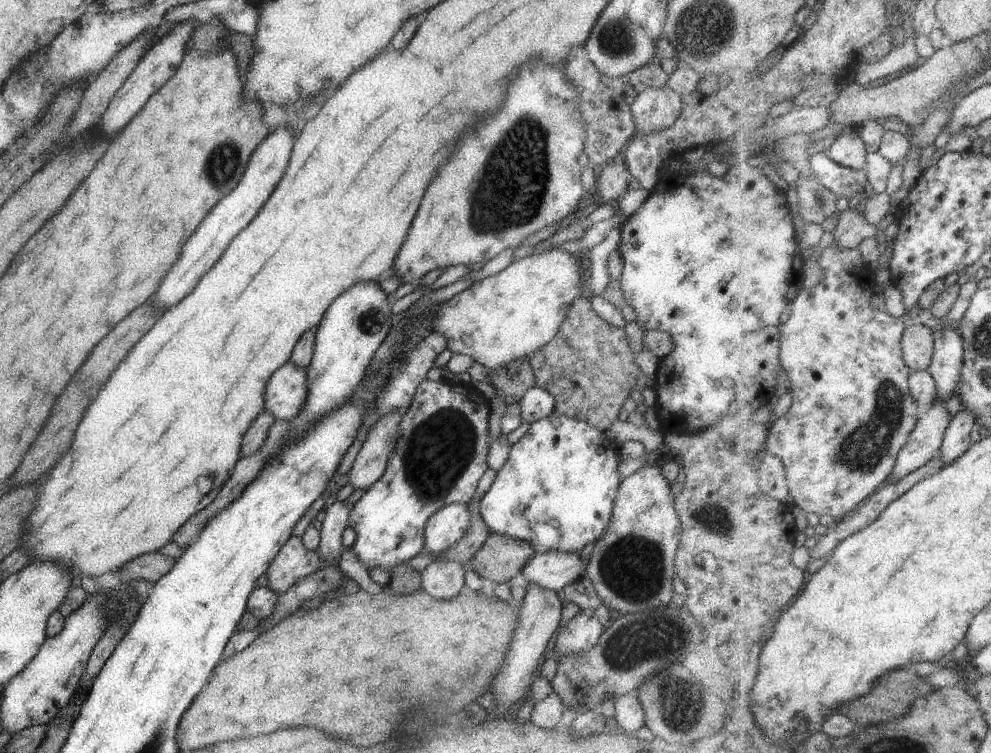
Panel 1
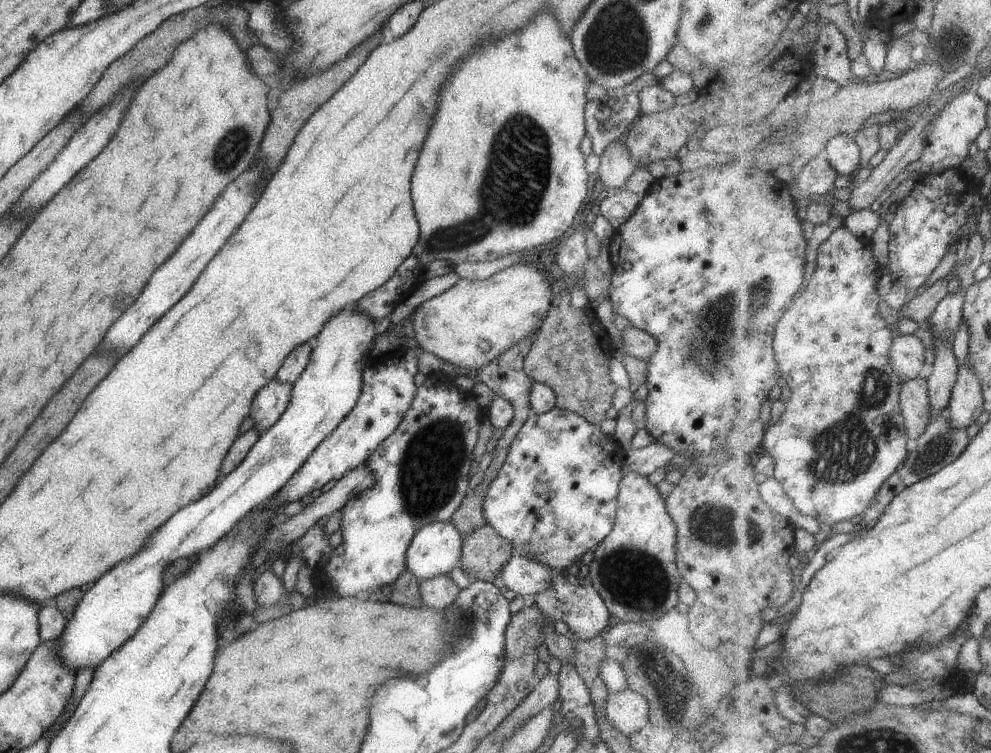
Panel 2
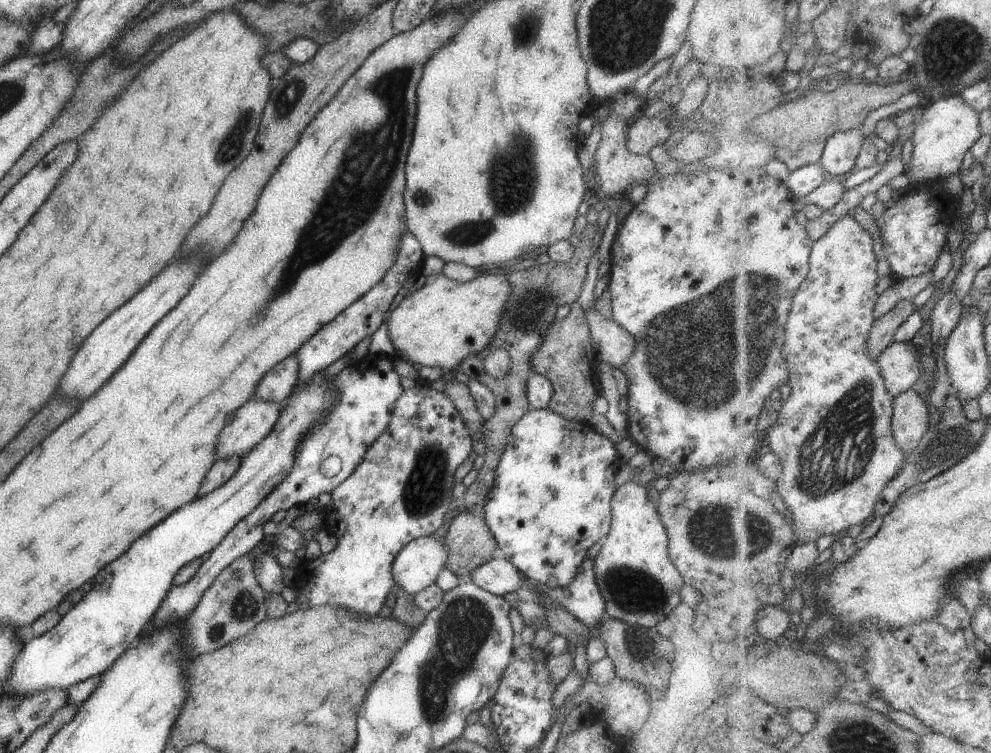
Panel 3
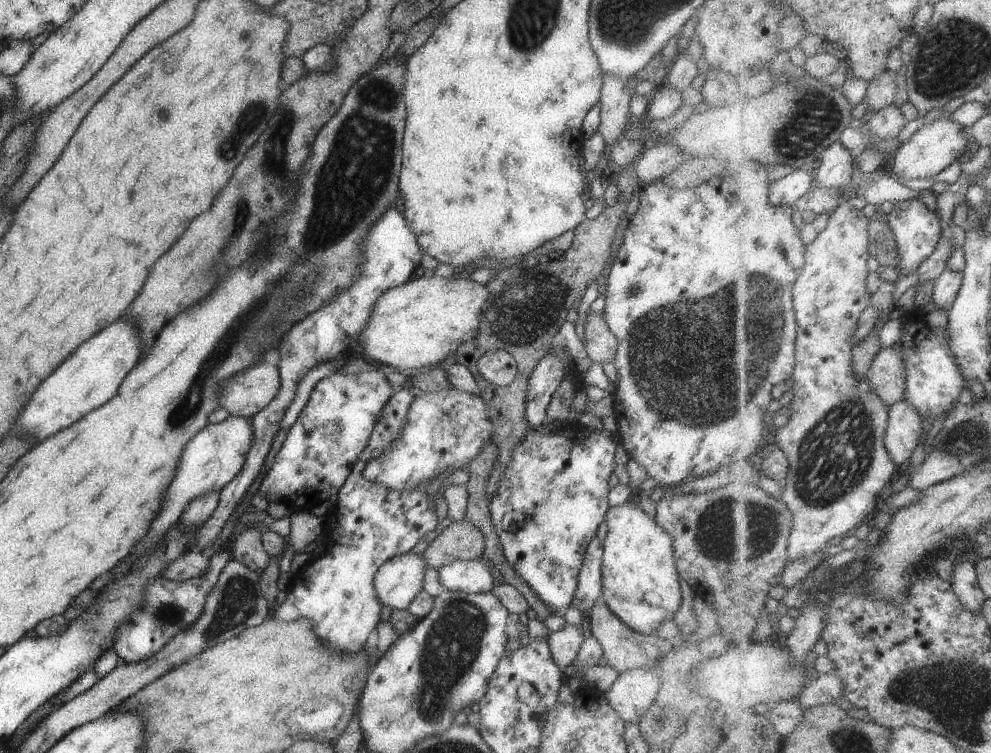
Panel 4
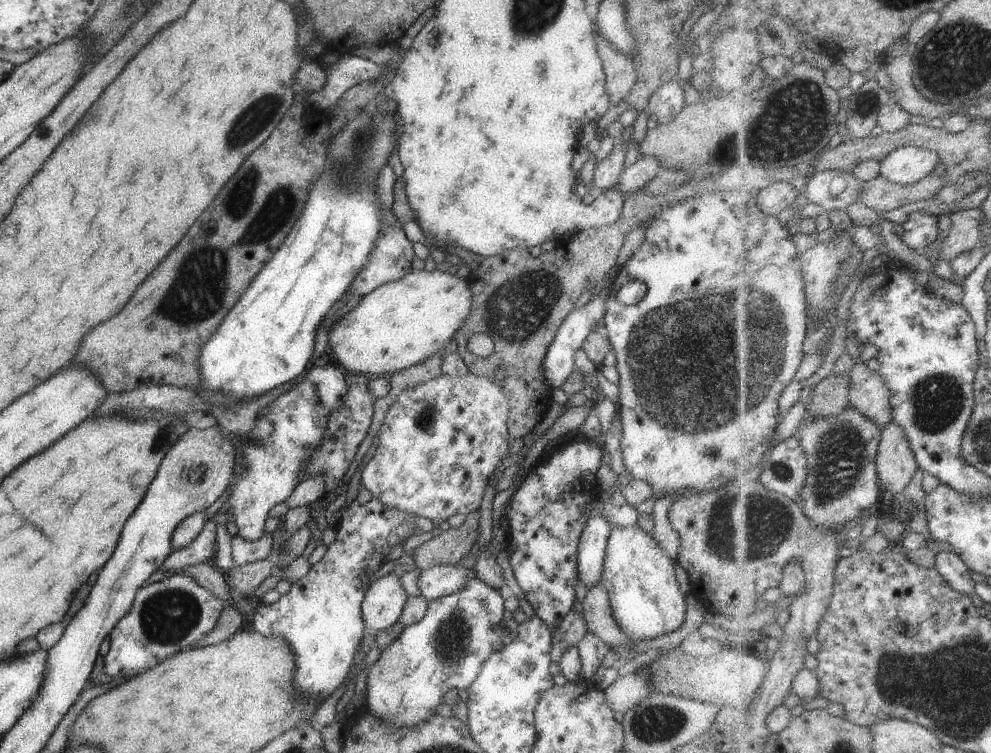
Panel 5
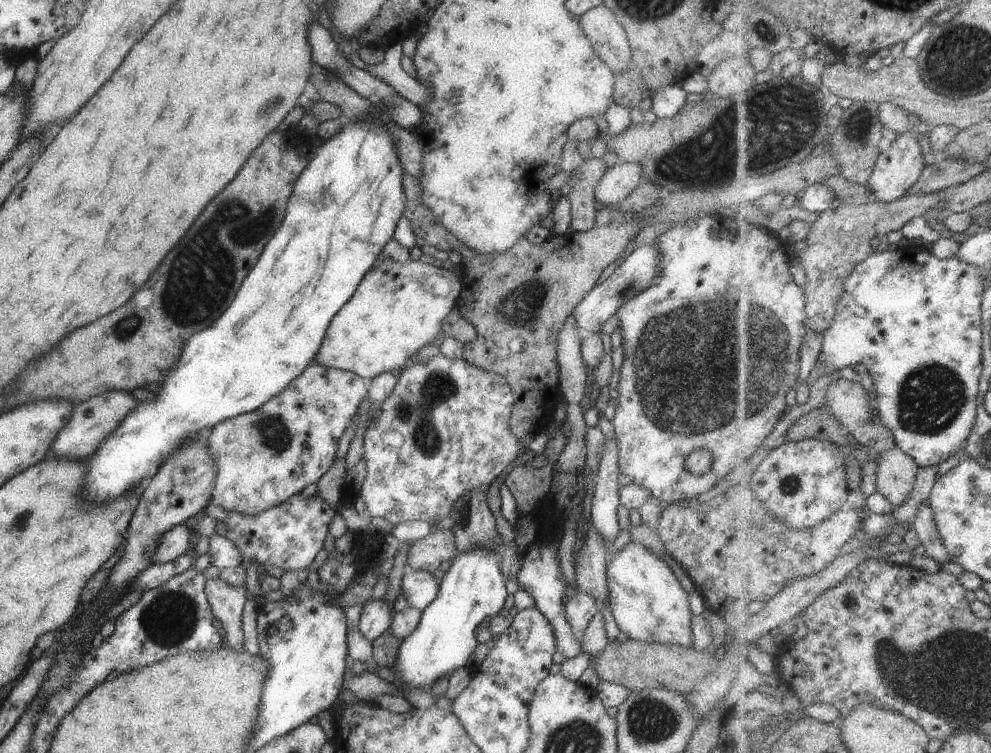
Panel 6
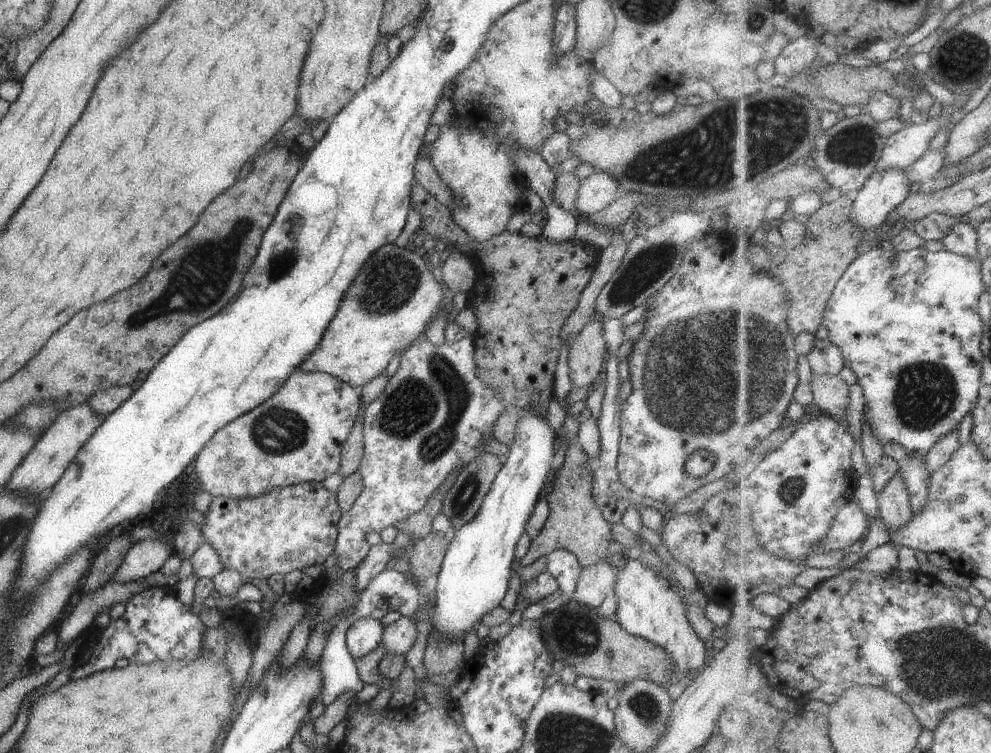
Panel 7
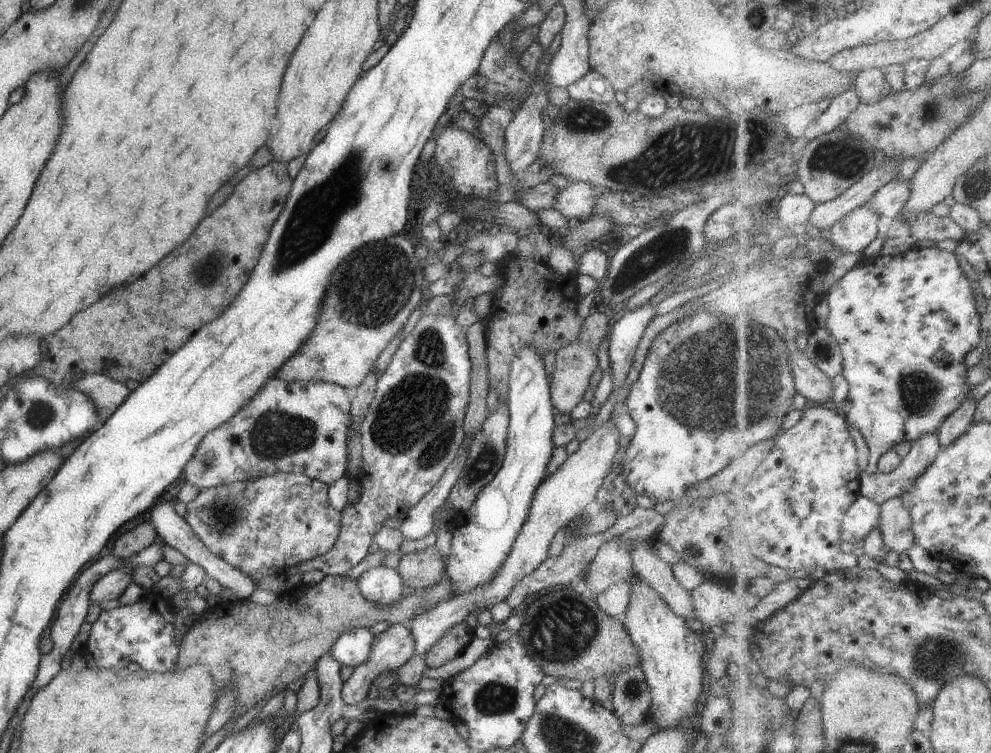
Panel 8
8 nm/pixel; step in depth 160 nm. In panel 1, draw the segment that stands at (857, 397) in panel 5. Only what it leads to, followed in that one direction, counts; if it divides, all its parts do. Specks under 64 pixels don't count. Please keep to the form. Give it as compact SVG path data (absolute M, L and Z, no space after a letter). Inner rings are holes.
M916 321L909 323L902 338L904 359L912 371L928 371L934 360L936 332Z

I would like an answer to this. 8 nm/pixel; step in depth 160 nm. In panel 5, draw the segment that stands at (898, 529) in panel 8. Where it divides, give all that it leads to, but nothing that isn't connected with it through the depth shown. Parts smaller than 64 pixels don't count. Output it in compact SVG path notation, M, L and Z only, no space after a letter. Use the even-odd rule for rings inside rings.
M893 421L882 430L877 468L880 484L900 497L920 469L907 436Z

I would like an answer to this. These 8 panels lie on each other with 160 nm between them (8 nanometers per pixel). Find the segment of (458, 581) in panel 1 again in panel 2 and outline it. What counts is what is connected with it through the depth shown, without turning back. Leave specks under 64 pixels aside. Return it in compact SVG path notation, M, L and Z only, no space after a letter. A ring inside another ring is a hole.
M447 574L423 579L418 584L422 604L443 611L456 599L460 589Z

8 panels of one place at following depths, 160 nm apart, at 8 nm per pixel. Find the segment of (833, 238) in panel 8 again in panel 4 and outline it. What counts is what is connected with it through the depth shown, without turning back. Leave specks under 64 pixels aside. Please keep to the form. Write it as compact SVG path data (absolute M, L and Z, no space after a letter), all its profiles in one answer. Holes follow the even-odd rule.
M951 114L922 126L888 160L886 166L888 171L901 180L907 178L926 178L931 180L933 176L941 174L945 168L949 168L951 164L959 161L964 154L965 148L967 148L967 140L961 130L963 130L963 127Z

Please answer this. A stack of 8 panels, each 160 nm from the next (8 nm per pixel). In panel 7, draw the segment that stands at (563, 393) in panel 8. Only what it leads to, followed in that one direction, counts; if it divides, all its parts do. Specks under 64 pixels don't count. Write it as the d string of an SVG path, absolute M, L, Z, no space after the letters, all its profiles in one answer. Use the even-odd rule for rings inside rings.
M591 319L574 338L568 350L568 375L574 387L598 380L597 374L606 357L606 344L601 336L601 319Z

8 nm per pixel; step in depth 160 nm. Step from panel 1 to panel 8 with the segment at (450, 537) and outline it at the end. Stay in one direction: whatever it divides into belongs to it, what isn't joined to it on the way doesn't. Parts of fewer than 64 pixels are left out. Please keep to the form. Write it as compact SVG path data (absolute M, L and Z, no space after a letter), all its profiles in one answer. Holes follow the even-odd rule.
M367 627L347 629L330 646L329 655L340 665L344 664L355 668L368 657L373 639L374 636Z

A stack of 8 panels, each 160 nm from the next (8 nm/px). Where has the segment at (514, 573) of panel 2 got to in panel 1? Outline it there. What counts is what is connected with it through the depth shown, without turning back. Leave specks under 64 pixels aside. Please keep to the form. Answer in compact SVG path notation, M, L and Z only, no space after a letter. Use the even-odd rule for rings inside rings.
M576 552L535 553L520 569L527 583L558 591L583 575L585 565Z

